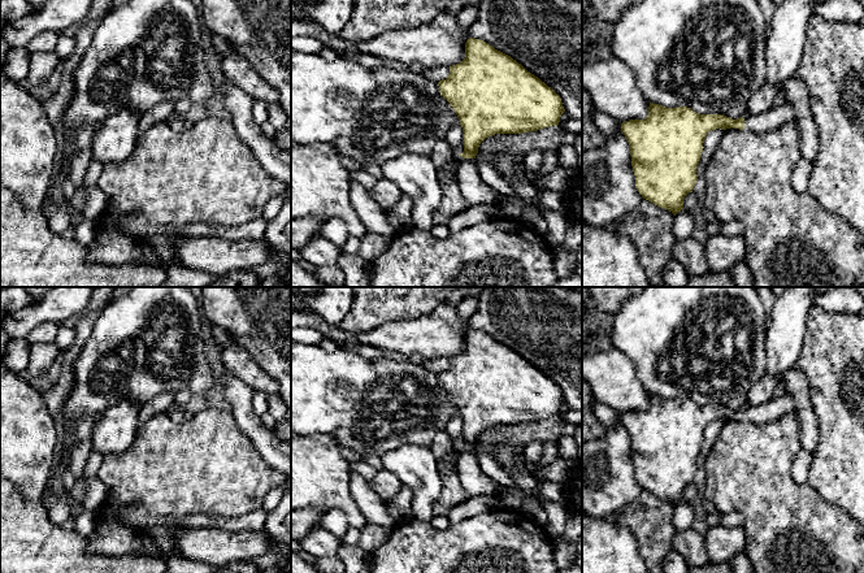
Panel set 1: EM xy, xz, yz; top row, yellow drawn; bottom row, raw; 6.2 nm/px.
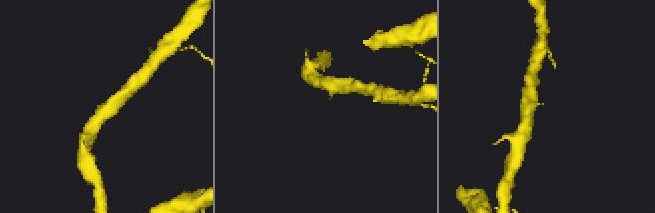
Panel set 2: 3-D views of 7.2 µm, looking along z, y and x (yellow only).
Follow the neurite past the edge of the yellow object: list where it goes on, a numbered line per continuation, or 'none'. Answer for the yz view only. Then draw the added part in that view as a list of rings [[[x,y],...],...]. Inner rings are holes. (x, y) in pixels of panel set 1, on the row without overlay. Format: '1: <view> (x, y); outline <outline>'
1: yz (777, 407); outline [[[785,394],[780,398],[773,398],[770,401],[757,405],[757,407],[750,407],[744,405],[744,420],[746,422],[755,422],[755,424],[763,424],[763,422],[770,422],[780,417],[782,417],[785,413],[794,411],[794,399],[790,394]]]

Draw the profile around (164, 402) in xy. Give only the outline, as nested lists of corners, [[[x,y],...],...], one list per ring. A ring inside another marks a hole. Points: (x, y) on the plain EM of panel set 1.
[[[162,392],[144,403],[138,414],[139,426],[159,413],[168,413],[174,407],[174,395]]]

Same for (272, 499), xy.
[[[286,483],[272,489],[264,498],[262,507],[266,511],[274,511],[286,492]]]

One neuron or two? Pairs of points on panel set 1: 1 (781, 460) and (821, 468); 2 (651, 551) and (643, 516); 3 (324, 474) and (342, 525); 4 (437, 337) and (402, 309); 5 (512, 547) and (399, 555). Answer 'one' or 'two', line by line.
1: two
2: one
3: two
4: two
5: one

